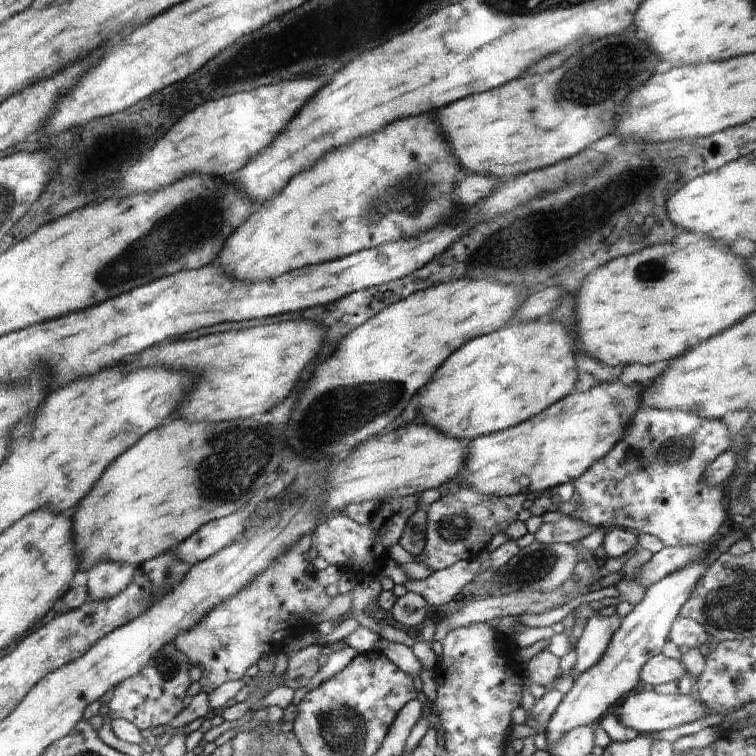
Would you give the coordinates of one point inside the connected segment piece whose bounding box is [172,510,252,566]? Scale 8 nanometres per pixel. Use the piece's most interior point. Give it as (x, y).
(213, 536)

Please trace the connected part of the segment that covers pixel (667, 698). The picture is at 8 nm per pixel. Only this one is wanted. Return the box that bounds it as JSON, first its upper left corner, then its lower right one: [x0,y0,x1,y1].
[613,689,706,735]

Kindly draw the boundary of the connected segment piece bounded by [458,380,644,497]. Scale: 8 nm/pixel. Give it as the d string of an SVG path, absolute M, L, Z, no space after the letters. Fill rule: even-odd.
M618 380L615 383L597 384L583 393L568 393L527 421L468 442L469 453L458 478L470 489L494 497L512 497L518 494L534 497L564 482L573 482L622 438L624 429L629 425L634 413L640 409L643 390L641 385L626 386Z

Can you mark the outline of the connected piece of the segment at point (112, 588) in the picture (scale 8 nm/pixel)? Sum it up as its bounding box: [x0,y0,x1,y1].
[86,561,135,601]

